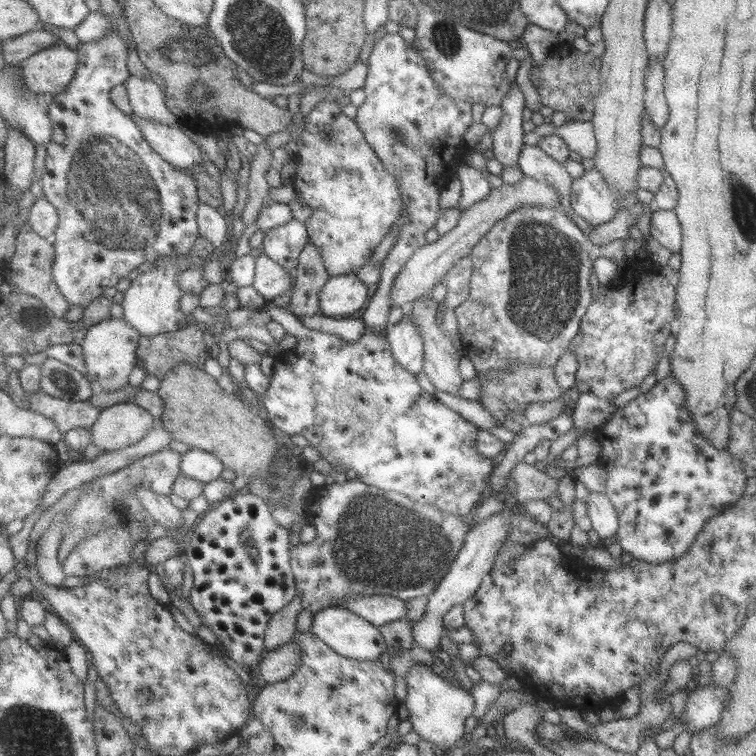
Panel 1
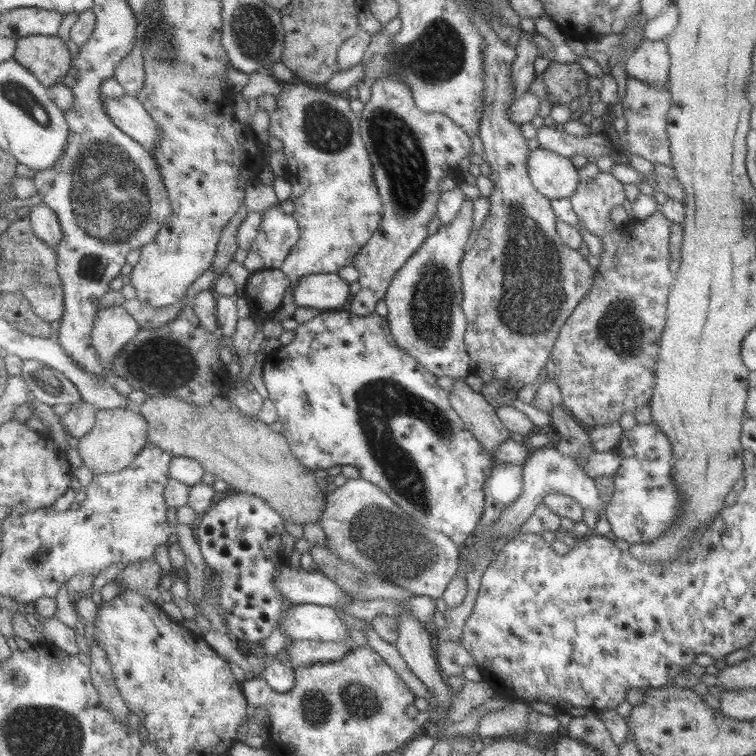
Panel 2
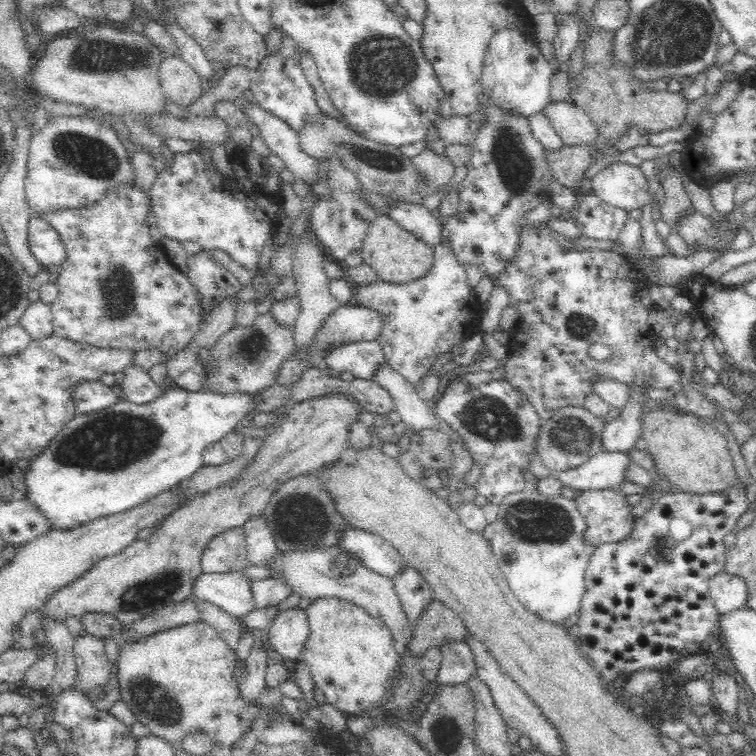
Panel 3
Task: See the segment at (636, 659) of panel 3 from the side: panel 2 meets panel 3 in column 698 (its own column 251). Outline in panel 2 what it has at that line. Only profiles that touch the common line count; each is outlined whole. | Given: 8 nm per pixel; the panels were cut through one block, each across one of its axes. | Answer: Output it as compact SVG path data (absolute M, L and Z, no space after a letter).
M227 491L225 494L221 495L217 502L202 516L200 523L196 528L198 541L206 560L206 563L209 566L210 573L213 573L217 577L217 582L220 585L219 588L219 599L218 599L218 608L221 616L226 622L226 627L229 630L230 635L234 635L237 638L237 641L248 641L261 644L266 638L271 636L271 633L278 628L280 620L282 619L284 609L287 605L287 600L277 591L276 580L279 578L278 574L282 573L282 570L289 568L289 562L291 562L291 554L295 550L295 541L298 539L293 536L291 532L287 532L287 526L285 523L287 521L282 517L282 514L279 514L266 500L263 500L260 496L245 493L243 491Z

